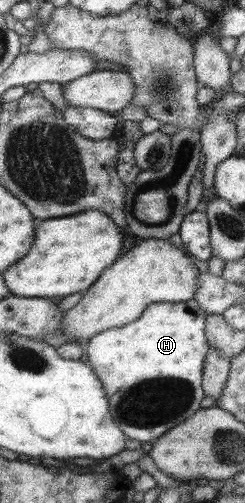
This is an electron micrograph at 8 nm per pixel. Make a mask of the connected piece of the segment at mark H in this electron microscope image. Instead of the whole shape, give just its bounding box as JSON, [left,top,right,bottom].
[87,298,210,442]

